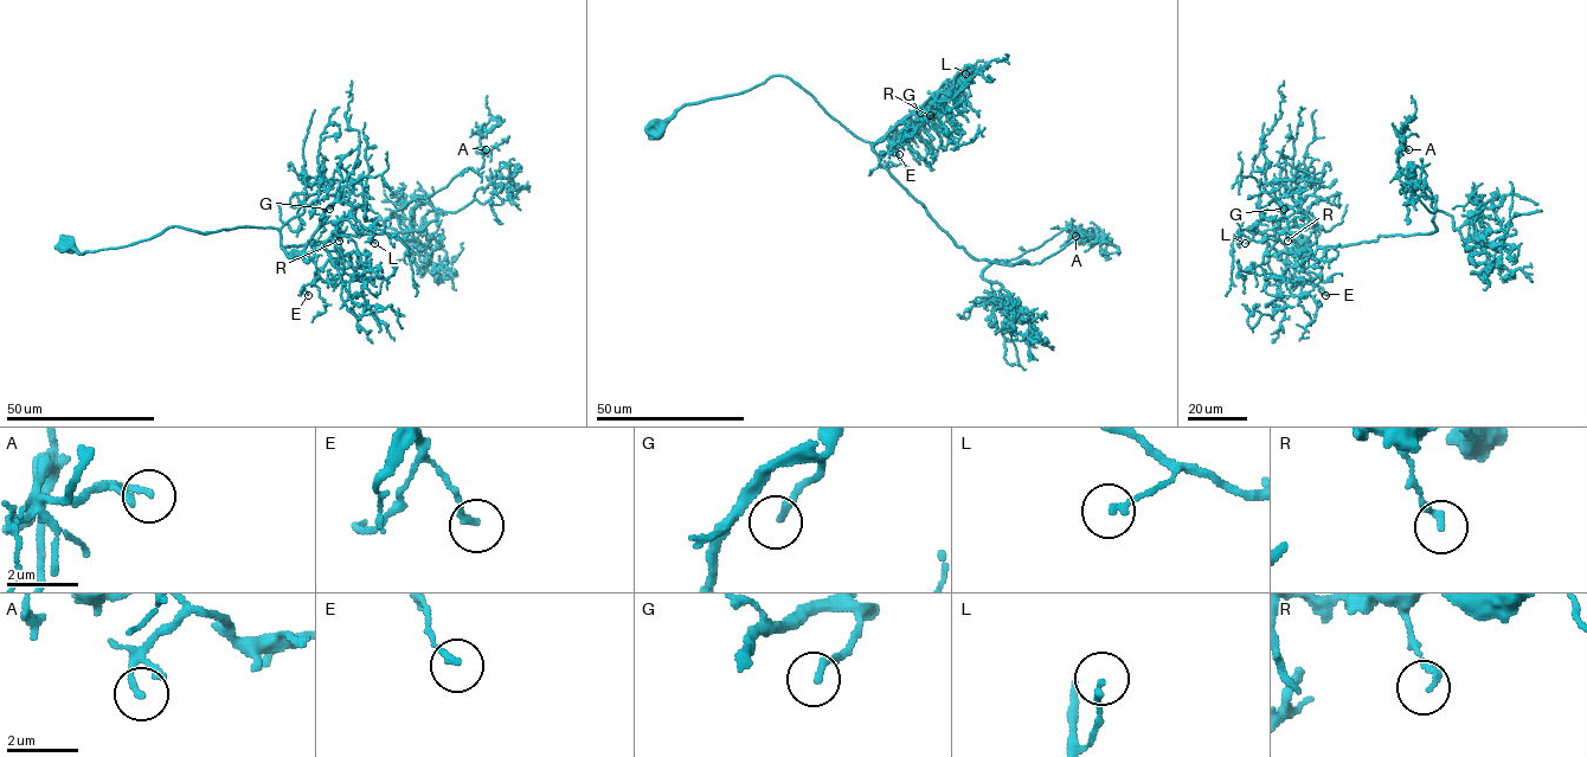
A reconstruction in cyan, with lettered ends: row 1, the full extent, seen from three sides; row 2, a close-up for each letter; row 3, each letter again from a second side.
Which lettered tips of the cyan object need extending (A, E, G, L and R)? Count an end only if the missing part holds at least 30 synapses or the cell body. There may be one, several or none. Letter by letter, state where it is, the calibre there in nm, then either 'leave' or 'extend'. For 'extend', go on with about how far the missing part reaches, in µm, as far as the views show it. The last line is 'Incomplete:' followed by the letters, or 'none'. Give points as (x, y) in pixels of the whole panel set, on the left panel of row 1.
A: (486, 149) | 180 nm | leave
E: (308, 295) | 160 nm | leave
G: (329, 209) | 190 nm | extend | 25 µm
L: (374, 243) | 150 nm | leave
R: (339, 241) | 160 nm | leave
Incomplete: G

